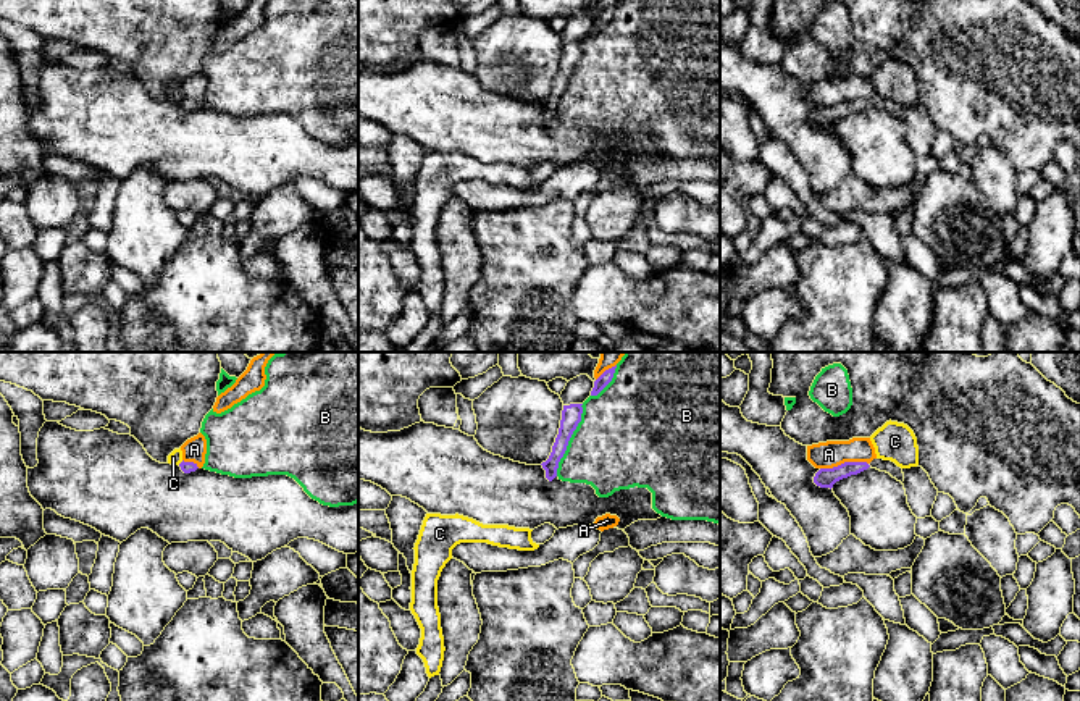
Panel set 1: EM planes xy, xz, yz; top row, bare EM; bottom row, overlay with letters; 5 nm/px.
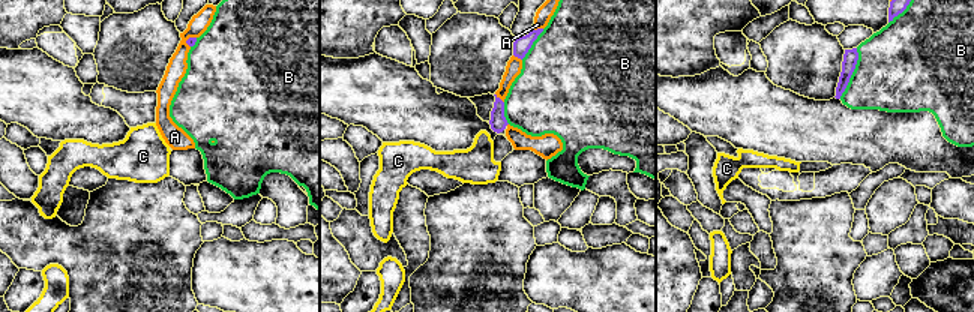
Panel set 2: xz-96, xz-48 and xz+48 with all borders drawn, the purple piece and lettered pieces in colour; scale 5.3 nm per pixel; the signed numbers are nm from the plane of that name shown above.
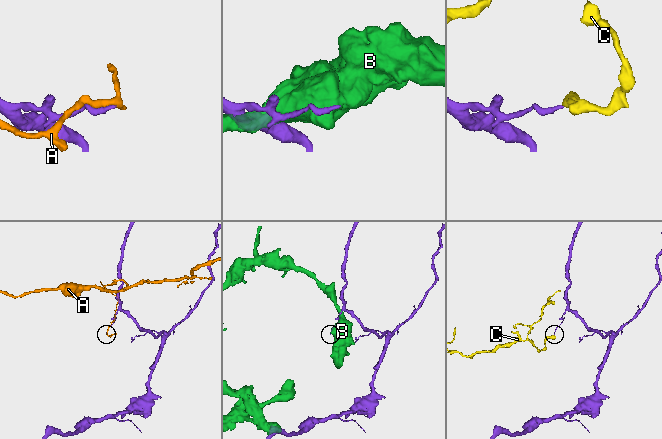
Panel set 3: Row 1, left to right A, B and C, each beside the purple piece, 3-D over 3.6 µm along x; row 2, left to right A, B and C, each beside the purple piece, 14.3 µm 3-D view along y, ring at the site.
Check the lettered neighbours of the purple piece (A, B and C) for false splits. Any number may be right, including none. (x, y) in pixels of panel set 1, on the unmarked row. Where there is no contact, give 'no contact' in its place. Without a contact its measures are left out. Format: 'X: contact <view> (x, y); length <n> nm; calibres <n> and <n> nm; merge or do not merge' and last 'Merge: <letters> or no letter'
A: contact yz (845, 100); length 240 nm; calibres 100 and 130 nm; do not merge
B: contact xz (569, 78); length 380 nm; calibres 100 and 440 nm; do not merge
C: contact xy (181, 100); length 40 nm; calibres 60 and 70 nm; do not merge
Merge: no letter

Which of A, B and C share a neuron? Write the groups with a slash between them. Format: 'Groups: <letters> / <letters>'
Groups: A / B / C

